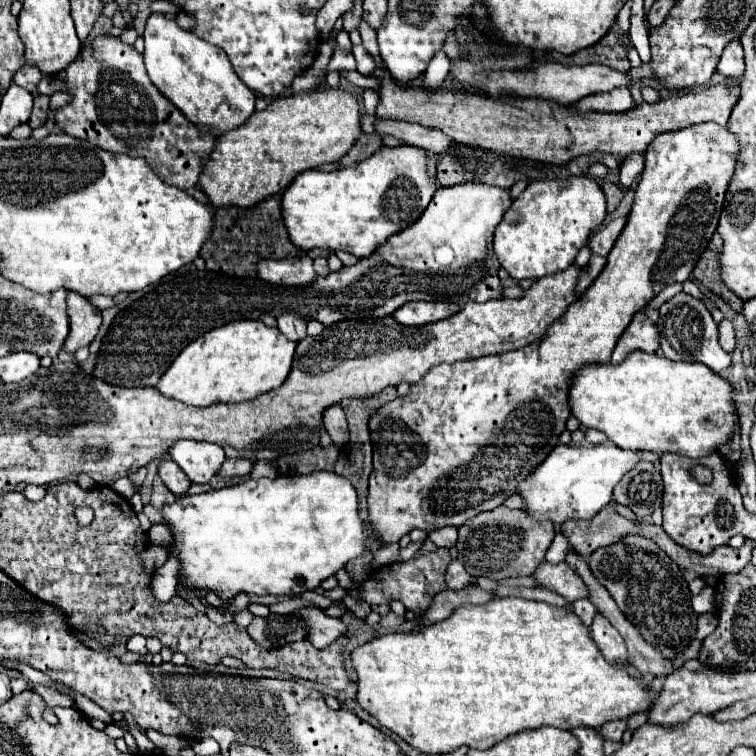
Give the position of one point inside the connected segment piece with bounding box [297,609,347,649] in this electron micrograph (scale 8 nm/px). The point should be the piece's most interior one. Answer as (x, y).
(323, 630)

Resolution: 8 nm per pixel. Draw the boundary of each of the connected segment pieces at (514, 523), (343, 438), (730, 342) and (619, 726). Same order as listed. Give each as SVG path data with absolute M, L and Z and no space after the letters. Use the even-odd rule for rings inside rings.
M497 507L475 515L459 527L459 561L473 577L487 577L493 581L511 579L519 575L533 575L545 561L545 551L555 537L555 525L551 521L533 521L523 509Z
M333 405L333 409L325 411L325 429L337 447L343 447L349 441L349 427L341 405Z
M723 319L719 323L719 341L721 341L721 347L727 353L733 353L733 349L735 349L735 329L733 329L733 323L729 319Z
M617 719L617 721L605 723L599 731L607 741L621 741L621 735L625 729L627 729L627 719Z

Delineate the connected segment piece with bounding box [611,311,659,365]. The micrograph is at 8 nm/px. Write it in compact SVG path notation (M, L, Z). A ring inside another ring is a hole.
M643 311L635 313L631 325L625 329L625 333L619 337L611 363L623 363L625 357L631 351L645 351L645 353L655 353L659 349L659 331L657 327L645 317Z

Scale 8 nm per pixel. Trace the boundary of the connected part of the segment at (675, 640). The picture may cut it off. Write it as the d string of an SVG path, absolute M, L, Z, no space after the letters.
M625 535L621 541L593 551L587 565L627 619L643 633L645 641L669 659L685 651L697 631L697 613L691 607L691 593L683 579L683 571L655 545L655 541L641 535Z

